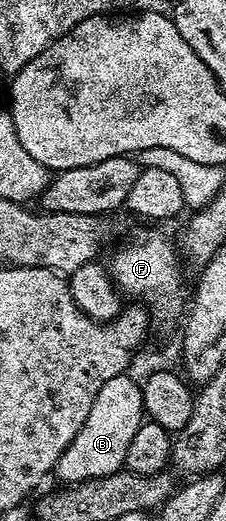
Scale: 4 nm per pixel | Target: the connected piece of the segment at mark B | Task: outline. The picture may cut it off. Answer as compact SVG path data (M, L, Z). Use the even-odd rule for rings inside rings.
M123 374L119 377L113 377L103 385L102 389L96 395L95 403L91 407L87 421L83 428L75 437L75 441L68 446L57 462L55 475L67 485L76 485L83 480L98 479L99 477L109 476L113 472L122 470L125 465L127 448L131 445L131 440L135 433L141 428L145 419L144 407L142 405L141 386L137 381L133 381L130 374Z

